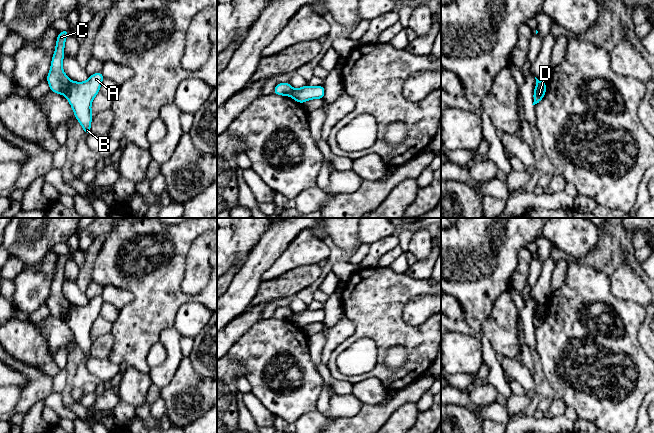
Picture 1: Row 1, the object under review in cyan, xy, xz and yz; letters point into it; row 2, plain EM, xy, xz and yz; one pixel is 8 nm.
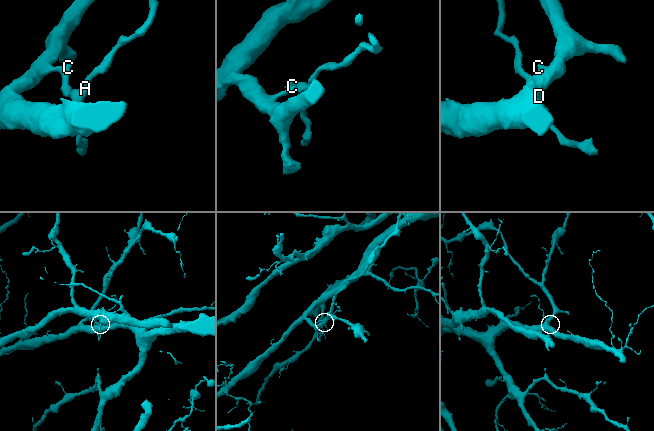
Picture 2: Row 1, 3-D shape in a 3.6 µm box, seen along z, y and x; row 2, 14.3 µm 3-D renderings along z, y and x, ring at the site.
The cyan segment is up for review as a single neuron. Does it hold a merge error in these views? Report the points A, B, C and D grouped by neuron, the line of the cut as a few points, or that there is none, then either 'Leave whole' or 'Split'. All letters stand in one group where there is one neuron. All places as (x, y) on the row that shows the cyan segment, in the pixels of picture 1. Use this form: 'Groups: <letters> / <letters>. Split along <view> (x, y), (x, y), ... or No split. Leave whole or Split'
Groups: A B D / C. Split along xy (70, 81), (65, 94). Split

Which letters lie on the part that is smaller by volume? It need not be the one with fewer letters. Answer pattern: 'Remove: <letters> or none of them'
Remove: A, B, D

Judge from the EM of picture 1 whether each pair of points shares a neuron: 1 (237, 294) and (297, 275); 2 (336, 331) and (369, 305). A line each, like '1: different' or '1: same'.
1: different
2: different

